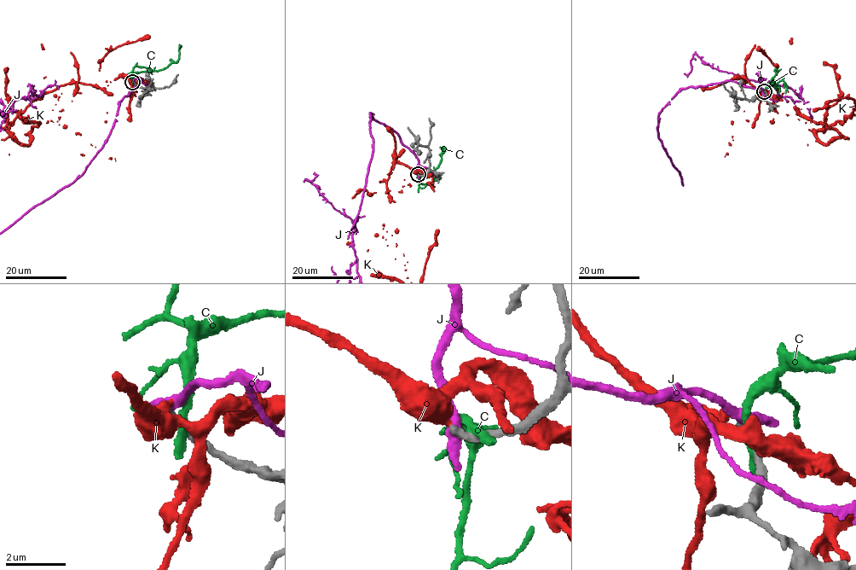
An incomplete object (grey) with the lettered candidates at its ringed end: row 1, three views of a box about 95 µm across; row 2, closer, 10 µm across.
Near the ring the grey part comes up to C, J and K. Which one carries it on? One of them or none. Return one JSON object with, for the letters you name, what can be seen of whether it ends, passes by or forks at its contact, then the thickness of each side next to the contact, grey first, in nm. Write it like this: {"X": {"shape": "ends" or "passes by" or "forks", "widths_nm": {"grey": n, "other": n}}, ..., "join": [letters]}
{"join": []}

